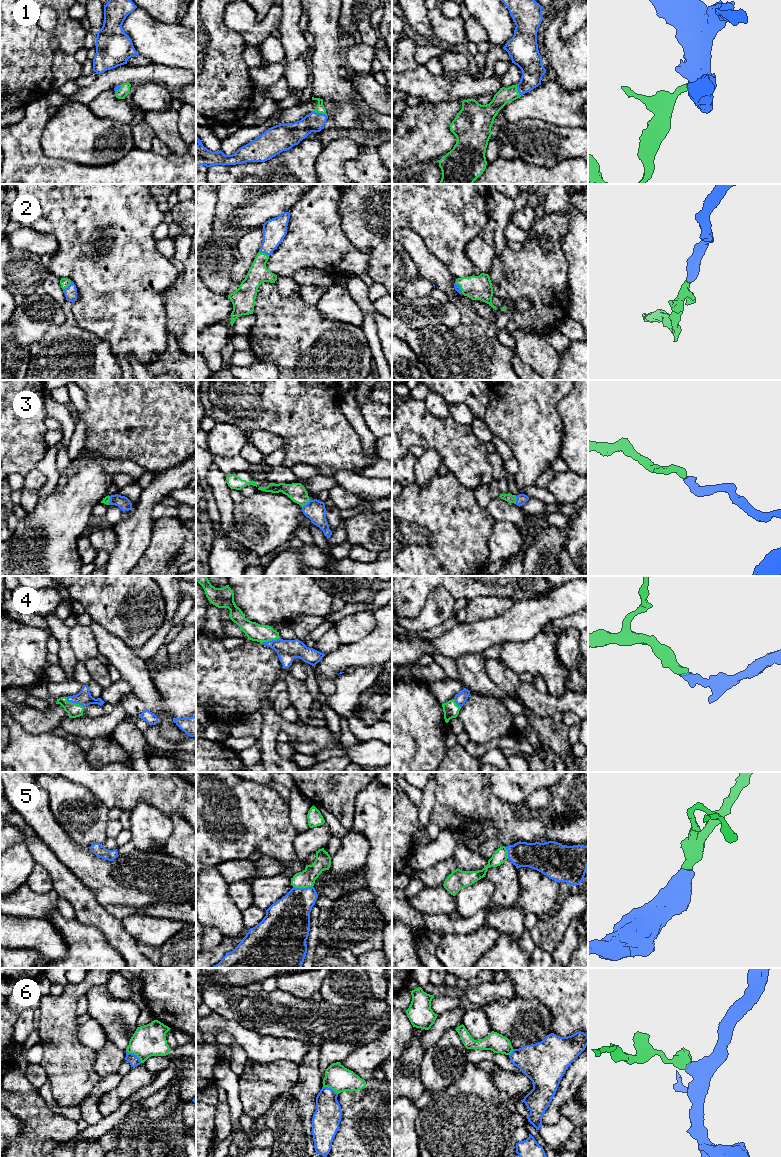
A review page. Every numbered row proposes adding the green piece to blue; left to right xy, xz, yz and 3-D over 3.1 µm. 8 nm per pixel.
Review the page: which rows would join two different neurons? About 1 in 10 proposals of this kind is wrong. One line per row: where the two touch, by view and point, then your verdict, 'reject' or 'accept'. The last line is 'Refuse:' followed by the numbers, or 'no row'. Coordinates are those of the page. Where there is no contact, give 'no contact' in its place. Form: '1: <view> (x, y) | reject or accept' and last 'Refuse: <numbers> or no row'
1: xz (320, 113) | accept
2: xy (68, 286) | accept
3: xz (307, 503) | accept
4: xy (74, 702) | accept
5: xz (303, 888) | accept
6: xy (134, 1054) | reject
Refuse: 6

